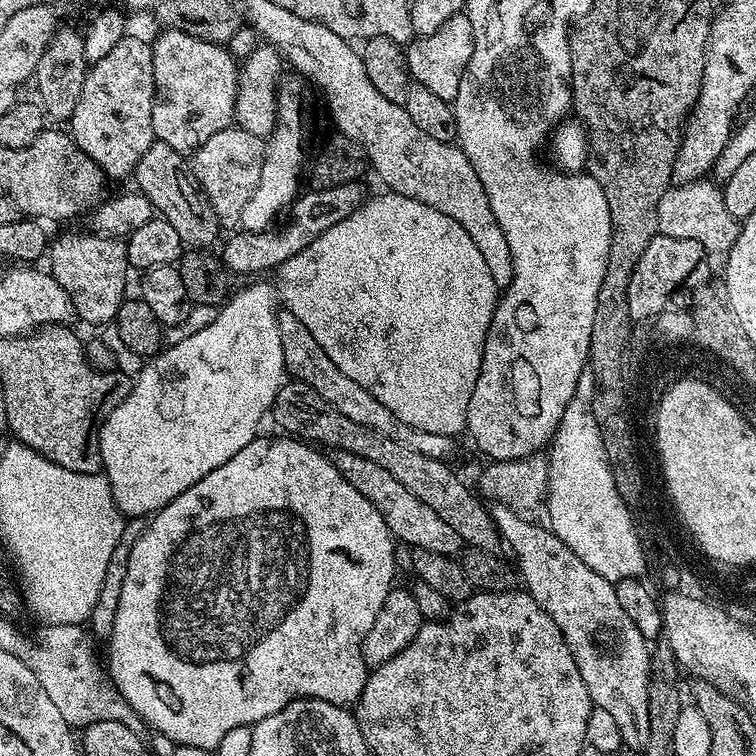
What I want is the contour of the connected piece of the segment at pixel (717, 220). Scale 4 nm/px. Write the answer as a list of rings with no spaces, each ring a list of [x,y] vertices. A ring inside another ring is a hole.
[[[705,178],[688,185],[670,186],[658,202],[659,235],[670,238],[690,238],[699,240],[708,251],[723,254],[734,246],[740,233],[740,224],[726,210],[723,187],[715,179]]]

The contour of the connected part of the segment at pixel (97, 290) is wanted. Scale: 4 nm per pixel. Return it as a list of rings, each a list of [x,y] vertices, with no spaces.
[[[64,232],[57,240],[55,237],[46,253],[46,261],[48,260],[49,264],[47,267],[58,282],[58,286],[66,290],[73,313],[77,317],[80,315],[88,324],[111,325],[115,321],[120,305],[126,300],[124,291],[128,288],[128,272],[130,273],[128,246],[123,239],[114,236],[87,235],[83,236],[80,232]]]

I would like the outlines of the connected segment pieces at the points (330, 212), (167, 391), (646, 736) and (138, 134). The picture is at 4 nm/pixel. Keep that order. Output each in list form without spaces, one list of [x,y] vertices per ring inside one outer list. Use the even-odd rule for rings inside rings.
[[[361,181],[342,183],[328,188],[312,188],[311,191],[301,193],[289,207],[288,222],[280,229],[269,228],[260,232],[237,231],[238,234],[229,238],[220,257],[224,266],[231,273],[252,274],[262,270],[274,270],[294,254],[301,253],[314,240],[326,230],[336,226],[343,218],[348,218],[355,209],[365,203],[366,195]]]
[[[271,283],[268,284],[252,284],[249,288],[242,289],[241,292],[233,291],[223,307],[217,311],[210,326],[198,330],[198,334],[190,334],[186,338],[182,338],[182,342],[168,344],[167,347],[152,356],[134,377],[130,394],[126,394],[124,401],[118,406],[114,406],[112,413],[104,417],[100,426],[100,463],[103,475],[107,476],[110,482],[114,502],[125,517],[151,517],[160,509],[165,508],[173,496],[190,490],[190,486],[194,486],[194,482],[206,478],[206,474],[210,474],[210,470],[218,470],[218,466],[222,466],[222,462],[226,462],[230,458],[234,458],[234,454],[238,454],[238,450],[242,450],[242,446],[257,439],[258,433],[261,431],[261,429],[259,430],[260,423],[263,422],[264,415],[267,417],[273,411],[276,395],[286,381],[284,346],[277,320],[278,292]]]
[[[496,504],[491,509],[492,521],[496,524],[501,541],[516,555],[515,567],[518,569],[519,579],[529,596],[533,596],[550,614],[550,618],[564,635],[566,646],[578,666],[578,674],[582,674],[582,682],[586,682],[586,690],[590,694],[593,705],[606,714],[614,717],[618,730],[622,730],[622,745],[625,749],[636,748],[642,750],[650,742],[650,706],[648,705],[648,661],[650,659],[650,644],[642,634],[638,634],[638,626],[630,622],[630,617],[622,611],[618,603],[613,581],[602,578],[566,542],[562,542],[552,532],[551,527],[544,524],[522,522],[518,514],[511,512],[505,504]]]
[[[125,34],[110,54],[106,54],[104,58],[89,67],[86,78],[82,82],[82,94],[78,94],[78,106],[74,106],[70,135],[76,141],[76,145],[93,162],[99,164],[111,179],[112,176],[116,180],[122,179],[123,176],[131,177],[142,154],[156,140],[152,125],[152,107],[155,97],[152,45],[147,39],[139,40],[136,36]]]

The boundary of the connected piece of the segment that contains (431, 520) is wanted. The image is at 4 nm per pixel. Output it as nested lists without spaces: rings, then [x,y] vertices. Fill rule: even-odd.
[[[337,451],[331,461],[344,475],[346,482],[350,482],[350,486],[354,486],[354,490],[358,490],[358,494],[362,494],[362,498],[366,498],[366,502],[370,502],[378,514],[382,514],[386,526],[399,543],[408,544],[411,549],[434,550],[434,554],[443,556],[455,557],[461,551],[462,541],[458,530],[453,530],[444,519],[438,518],[438,514],[434,514],[434,510],[430,510],[422,498],[414,498],[414,494],[410,494],[410,490],[406,490],[406,486],[402,486],[402,482],[398,482],[398,478],[394,478],[394,474],[389,474],[384,467],[370,462],[370,458],[362,458],[362,454],[342,451]]]

